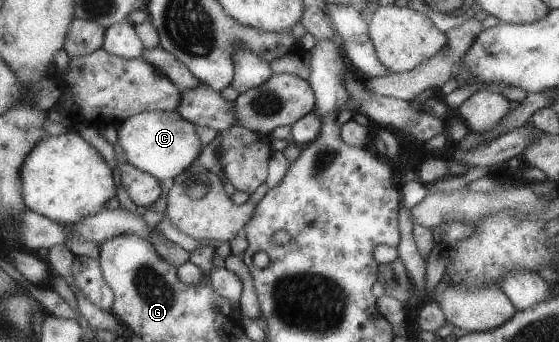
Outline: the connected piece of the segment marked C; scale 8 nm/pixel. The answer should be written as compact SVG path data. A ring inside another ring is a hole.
M140 111L116 125L117 138L121 145L126 162L142 172L151 174L156 180L173 179L177 174L184 172L200 154L203 145L194 131L194 125L182 118L176 111Z

